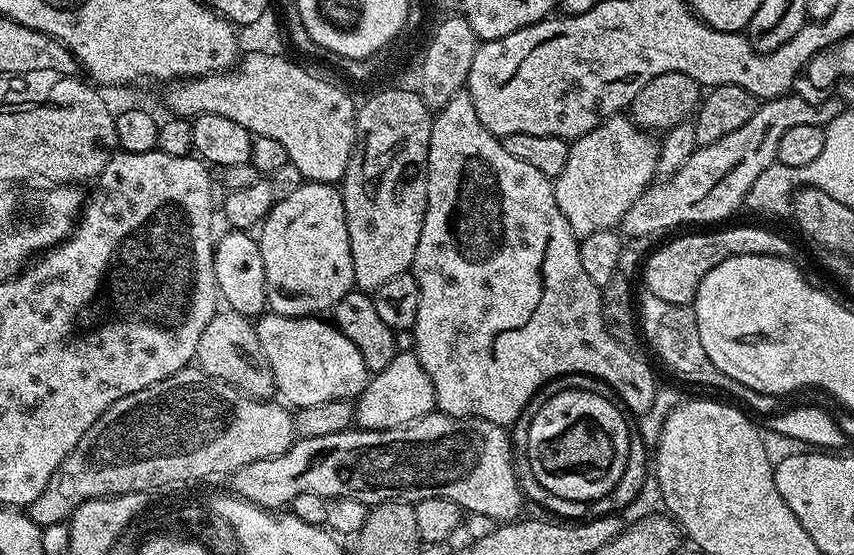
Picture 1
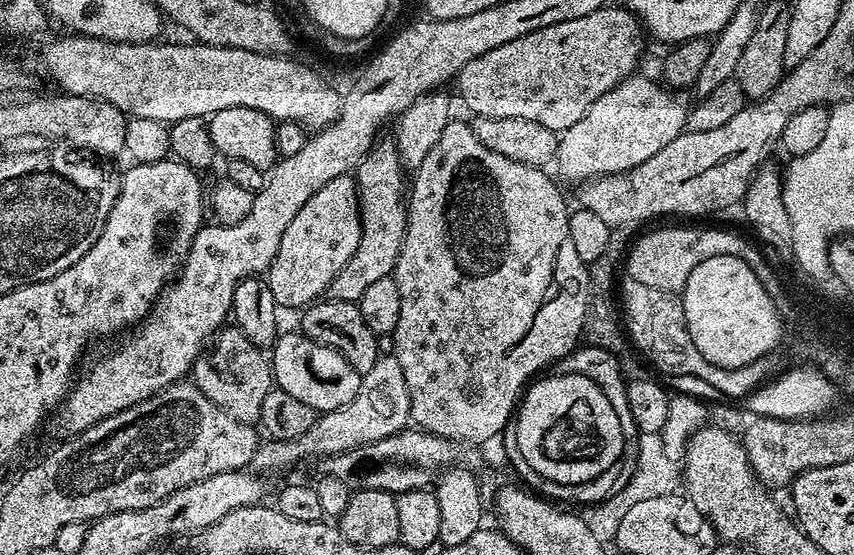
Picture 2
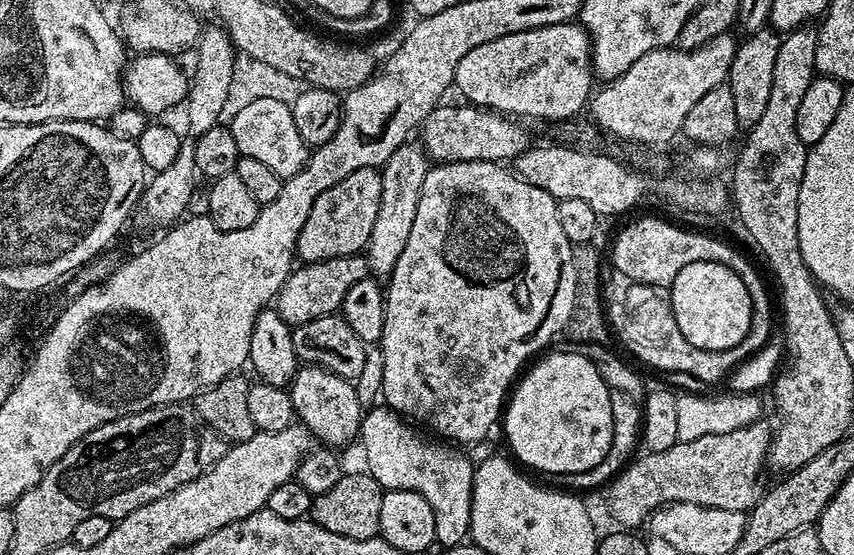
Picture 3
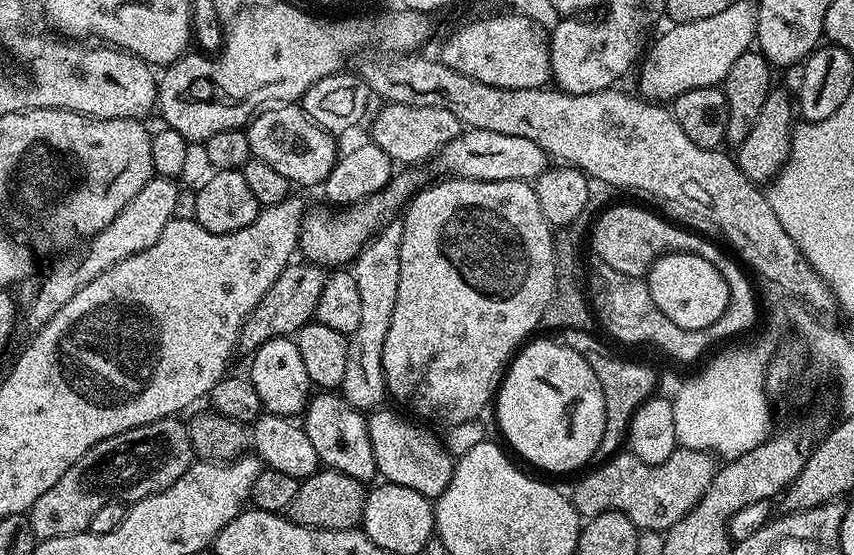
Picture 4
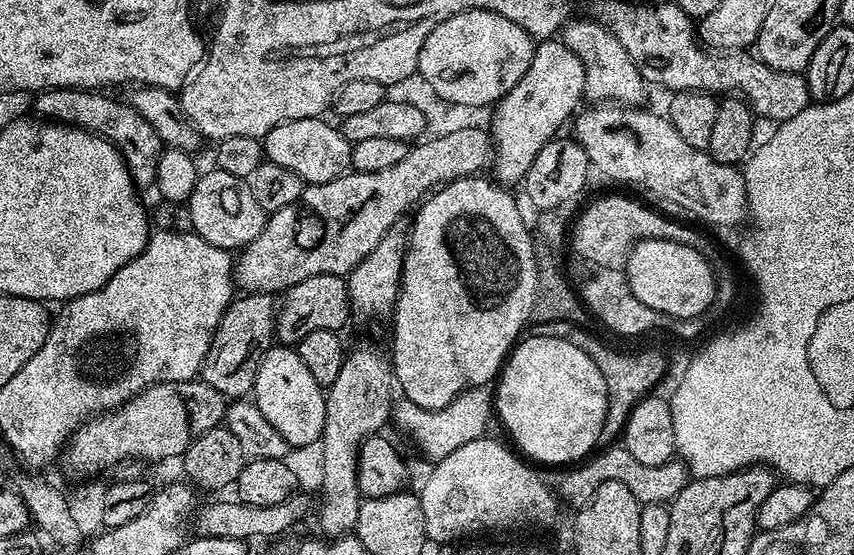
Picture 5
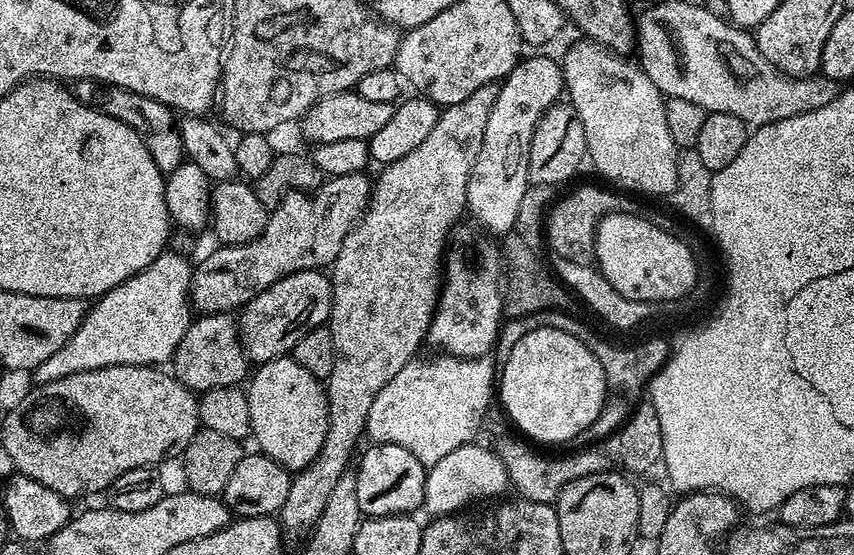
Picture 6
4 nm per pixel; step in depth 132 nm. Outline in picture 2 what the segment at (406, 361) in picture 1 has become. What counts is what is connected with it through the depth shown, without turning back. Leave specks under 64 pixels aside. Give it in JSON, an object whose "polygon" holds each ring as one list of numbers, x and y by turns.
{"polygon":[[382,354,376,359,374,366,370,366,370,370,366,370,361,375,358,394,354,394,354,398,350,398,350,402,346,406,342,406,338,410,319,413,314,426,310,426,310,430,306,430,306,434,302,434,302,438,294,438,293,440,269,439,268,444,261,443,254,454,251,467,260,474,284,472,287,468,302,463,303,460,314,459,315,456,321,456,321,458,337,456,343,452,378,442,382,438,390,438,396,432,405,431,409,427,411,419,410,390,406,390,406,377,402,374,402,366,398,366,396,356]]}

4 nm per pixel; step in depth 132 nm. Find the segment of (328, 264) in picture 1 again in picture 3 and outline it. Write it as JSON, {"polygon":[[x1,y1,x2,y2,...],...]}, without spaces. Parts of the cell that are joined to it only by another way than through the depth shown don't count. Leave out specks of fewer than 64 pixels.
{"polygon":[[359,168,354,174,346,174,342,182,334,182,334,186,318,194,314,206,310,206,310,218,306,218,306,226,302,226,296,239,297,257,311,262,363,253,368,247,370,230,374,230,378,202,382,202,380,168]]}

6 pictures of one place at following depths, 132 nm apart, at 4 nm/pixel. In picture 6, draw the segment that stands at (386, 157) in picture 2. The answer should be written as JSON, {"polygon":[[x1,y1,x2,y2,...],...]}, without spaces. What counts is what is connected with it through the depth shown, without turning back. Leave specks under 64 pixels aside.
{"polygon":[[227,312,197,315,182,336,182,342,178,342,178,350,172,355,170,368,177,380,197,394,215,388,243,385,250,372,250,361,240,341,237,317]]}

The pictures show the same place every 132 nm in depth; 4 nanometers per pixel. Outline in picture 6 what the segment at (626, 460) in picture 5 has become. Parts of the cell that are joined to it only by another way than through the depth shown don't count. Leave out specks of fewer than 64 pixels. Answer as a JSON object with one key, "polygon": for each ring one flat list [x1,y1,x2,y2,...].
{"polygon":[[523,439,520,440,506,441,501,448,498,448,498,455,504,461,504,468,508,472,511,487,513,489,516,487,520,491,517,493,526,500,552,504,558,498,560,491,570,482,578,478,586,478,586,474,607,472,610,468,609,453,607,456,606,453,599,452,599,447,596,446,584,446,579,449,581,452,572,452,569,456,556,456,551,460,550,457,535,452,535,450,540,450,529,446]]}

